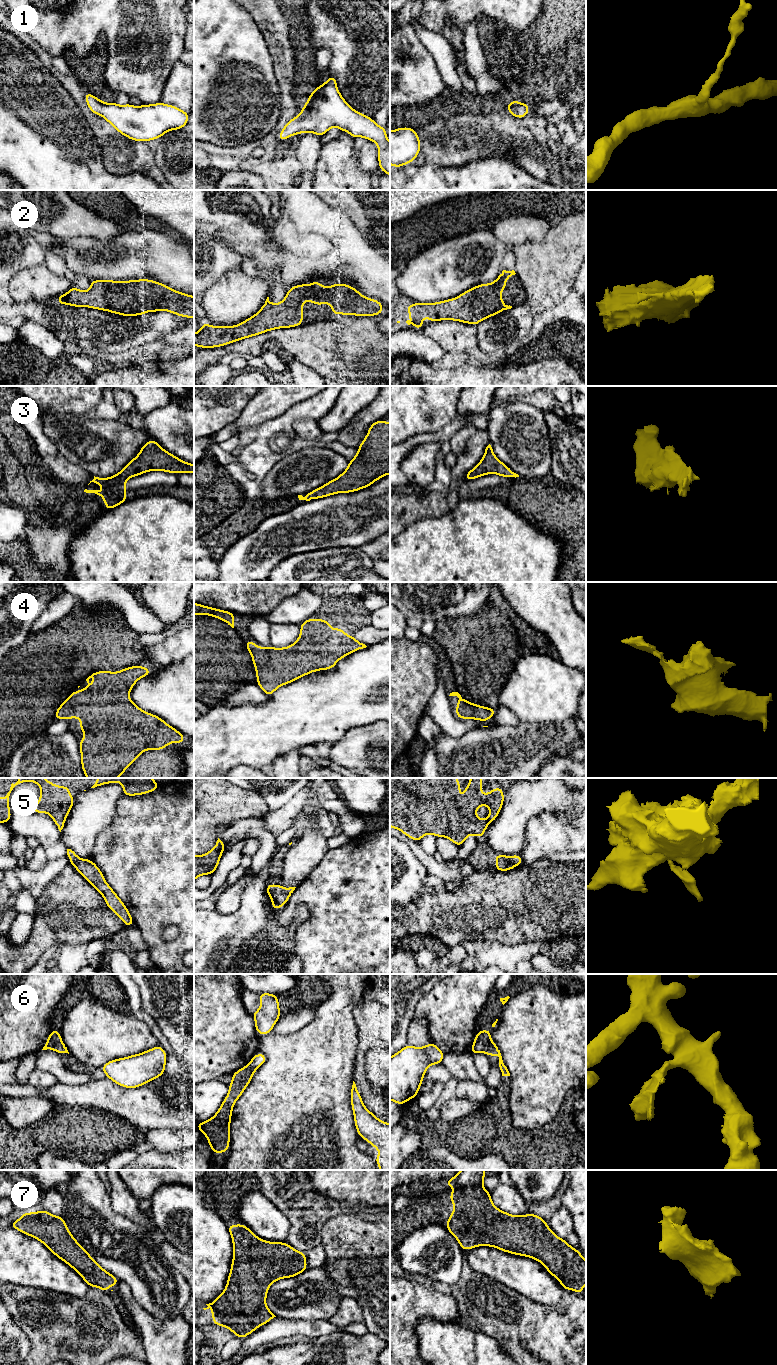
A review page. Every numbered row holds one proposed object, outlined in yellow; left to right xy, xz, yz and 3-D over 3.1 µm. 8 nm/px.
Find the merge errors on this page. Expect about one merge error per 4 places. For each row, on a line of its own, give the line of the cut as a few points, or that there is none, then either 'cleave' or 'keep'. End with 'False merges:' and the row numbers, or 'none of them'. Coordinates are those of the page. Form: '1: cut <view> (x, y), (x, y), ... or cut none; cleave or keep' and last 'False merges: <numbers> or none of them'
1: cut none; keep
2: cut none; keep
3: cut none; keep
4: cut none; keep
5: cut none; keep
6: cut none; keep
7: cut none; keep
False merges: none of them

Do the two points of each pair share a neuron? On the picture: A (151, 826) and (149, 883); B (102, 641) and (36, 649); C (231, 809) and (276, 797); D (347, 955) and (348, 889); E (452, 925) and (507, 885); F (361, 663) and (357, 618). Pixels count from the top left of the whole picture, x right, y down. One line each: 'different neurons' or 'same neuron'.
A: same neuron
B: same neuron
C: different neurons
D: same neuron
E: same neuron
F: different neurons

